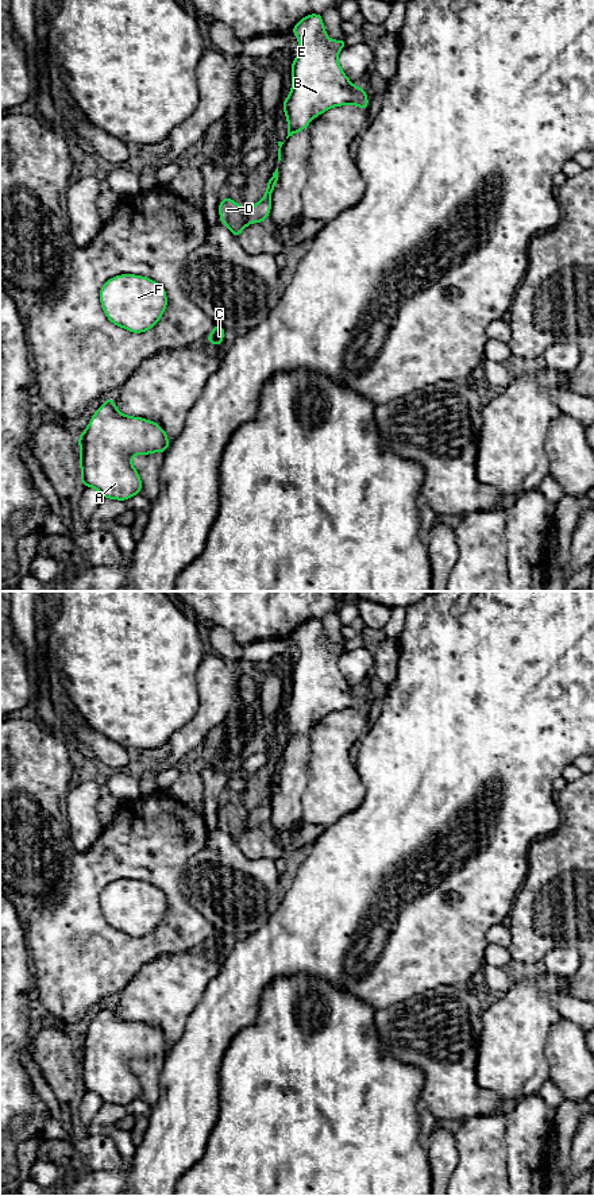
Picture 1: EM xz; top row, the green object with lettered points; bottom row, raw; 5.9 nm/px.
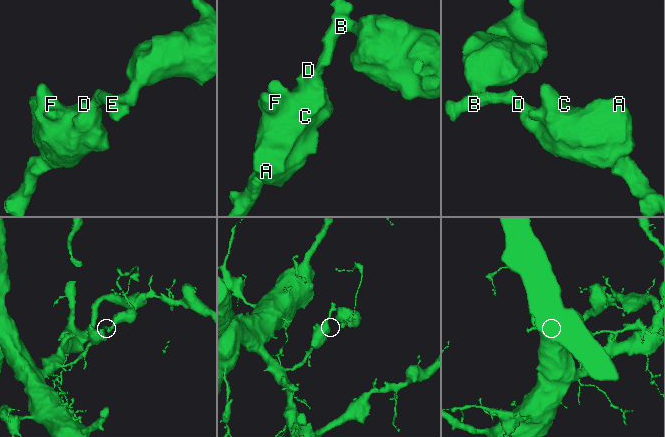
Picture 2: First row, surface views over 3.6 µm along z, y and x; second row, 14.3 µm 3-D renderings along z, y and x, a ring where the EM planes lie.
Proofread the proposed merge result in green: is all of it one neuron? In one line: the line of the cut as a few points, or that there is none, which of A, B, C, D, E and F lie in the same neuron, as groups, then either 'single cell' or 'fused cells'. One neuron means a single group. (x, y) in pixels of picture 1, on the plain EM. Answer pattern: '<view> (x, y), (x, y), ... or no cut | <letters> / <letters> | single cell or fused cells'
no cut | A B C D E F | single cell

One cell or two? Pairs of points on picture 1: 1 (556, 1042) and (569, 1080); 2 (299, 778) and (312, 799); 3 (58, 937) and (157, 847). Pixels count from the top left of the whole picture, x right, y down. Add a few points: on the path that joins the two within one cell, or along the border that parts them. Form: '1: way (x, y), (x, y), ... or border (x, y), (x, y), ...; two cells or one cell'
1: way (566, 1052), (569, 1054), (569, 1071); one cell
2: border (309, 757), (301, 820); two cells
3: way (76, 907), (83, 890), (127, 848); one cell

